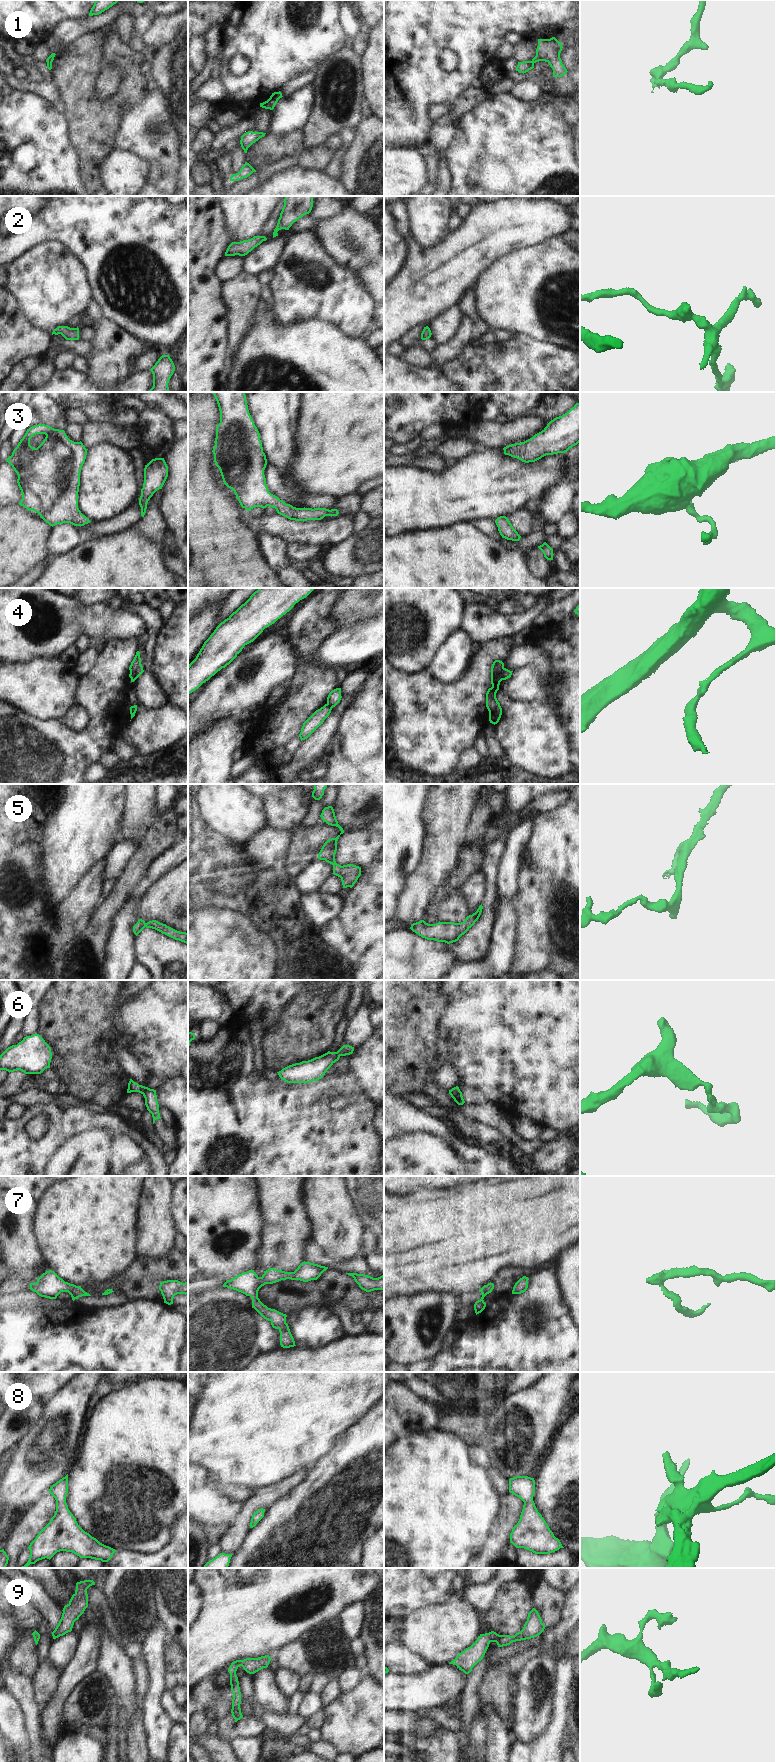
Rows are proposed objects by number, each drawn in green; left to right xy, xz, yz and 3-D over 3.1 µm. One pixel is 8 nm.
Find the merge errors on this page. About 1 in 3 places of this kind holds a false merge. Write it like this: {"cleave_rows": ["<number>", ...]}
{"cleave_rows": ["4"]}

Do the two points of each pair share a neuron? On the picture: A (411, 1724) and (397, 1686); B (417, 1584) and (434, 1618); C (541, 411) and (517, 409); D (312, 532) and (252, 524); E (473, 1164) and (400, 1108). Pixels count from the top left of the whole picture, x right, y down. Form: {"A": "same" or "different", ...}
{"A": "different", "B": "different", "C": "different", "D": "same", "E": "same"}

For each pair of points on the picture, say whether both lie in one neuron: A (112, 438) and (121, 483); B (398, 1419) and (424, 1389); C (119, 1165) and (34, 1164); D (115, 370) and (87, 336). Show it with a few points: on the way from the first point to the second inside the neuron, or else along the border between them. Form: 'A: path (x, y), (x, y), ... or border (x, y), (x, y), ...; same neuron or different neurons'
A: border (90, 447), (96, 444), (112, 444), (124, 451); different neurons
B: border (404, 1383), (415, 1394), (426, 1399), (438, 1409); different neurons
C: path (94, 1160), (77, 1132), (55, 1139); same neuron
D: border (92, 325), (94, 337), (90, 341); different neurons

